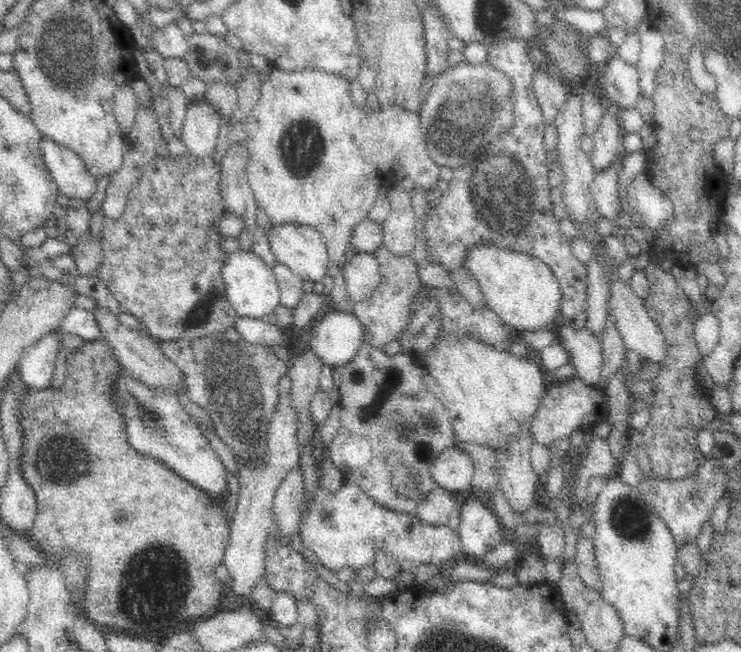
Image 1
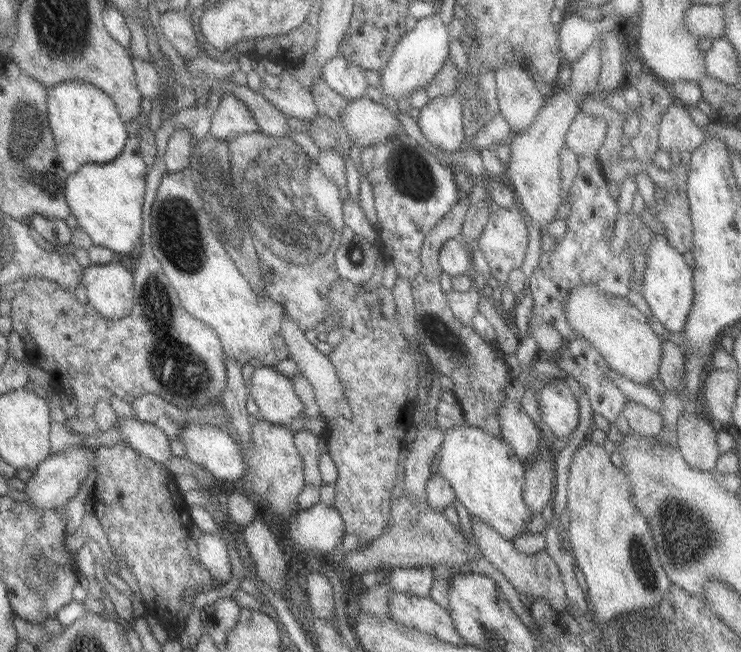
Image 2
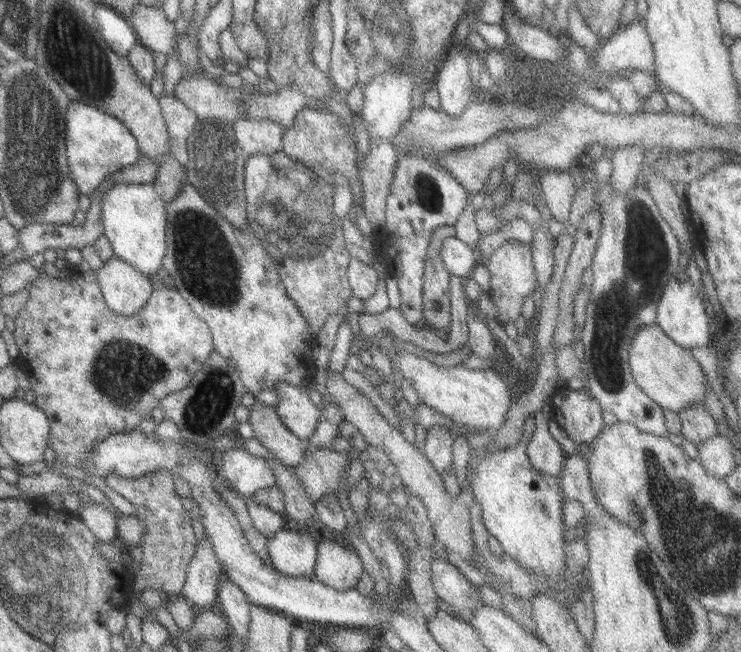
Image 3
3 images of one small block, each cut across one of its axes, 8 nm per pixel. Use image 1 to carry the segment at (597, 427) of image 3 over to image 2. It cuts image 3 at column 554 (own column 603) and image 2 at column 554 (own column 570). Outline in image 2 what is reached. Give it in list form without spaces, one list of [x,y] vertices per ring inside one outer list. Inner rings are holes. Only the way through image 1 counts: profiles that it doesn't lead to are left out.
[[[565,378],[553,380],[539,390],[539,416],[555,438],[567,438],[579,426],[579,402],[575,402]]]

